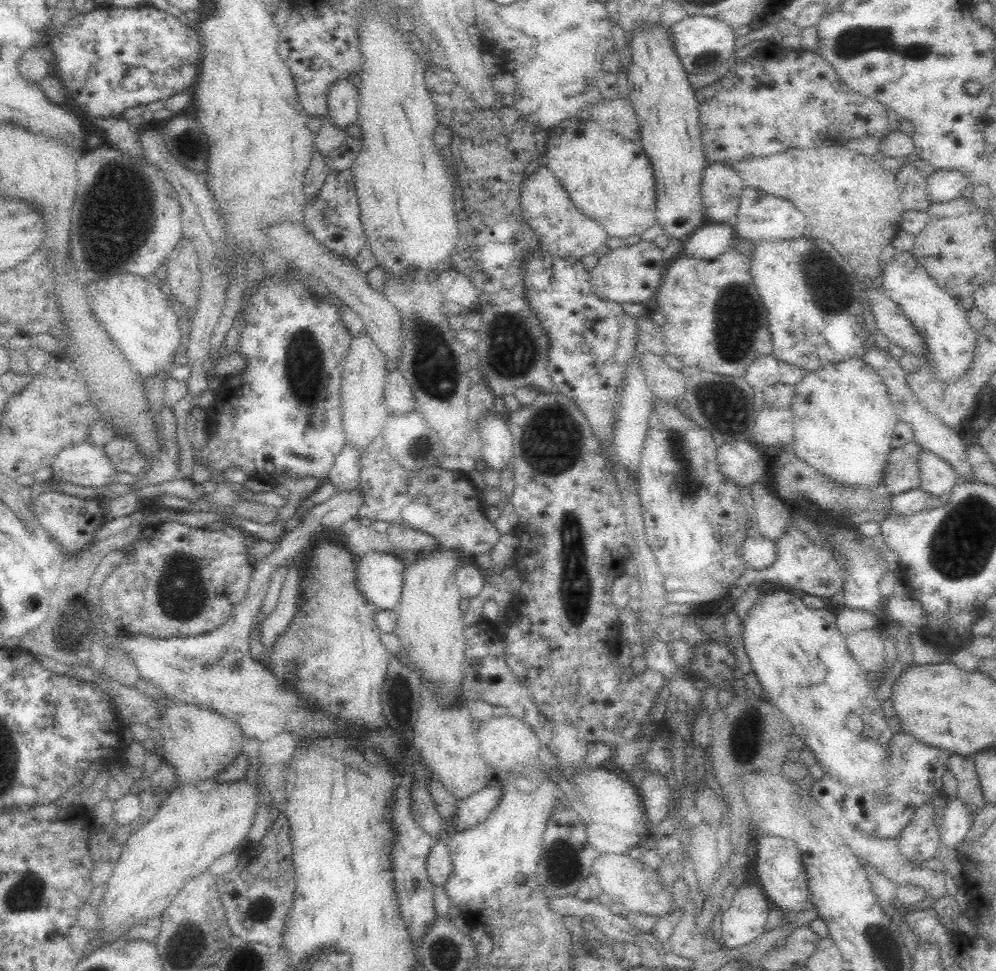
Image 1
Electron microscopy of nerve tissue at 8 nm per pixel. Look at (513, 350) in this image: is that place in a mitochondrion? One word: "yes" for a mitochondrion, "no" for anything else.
yes

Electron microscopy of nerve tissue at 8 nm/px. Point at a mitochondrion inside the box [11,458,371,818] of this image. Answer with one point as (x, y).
(182, 595)

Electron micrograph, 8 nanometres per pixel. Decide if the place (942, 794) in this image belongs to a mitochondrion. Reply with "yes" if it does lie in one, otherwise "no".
no

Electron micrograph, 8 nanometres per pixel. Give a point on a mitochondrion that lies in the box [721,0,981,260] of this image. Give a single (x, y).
(849, 43)

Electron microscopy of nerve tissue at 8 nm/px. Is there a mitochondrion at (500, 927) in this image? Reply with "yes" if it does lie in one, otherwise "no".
no

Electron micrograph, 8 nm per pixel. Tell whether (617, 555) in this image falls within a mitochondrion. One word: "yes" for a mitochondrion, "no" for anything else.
no

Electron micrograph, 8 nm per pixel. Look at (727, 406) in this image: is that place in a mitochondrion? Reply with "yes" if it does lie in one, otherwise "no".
yes

